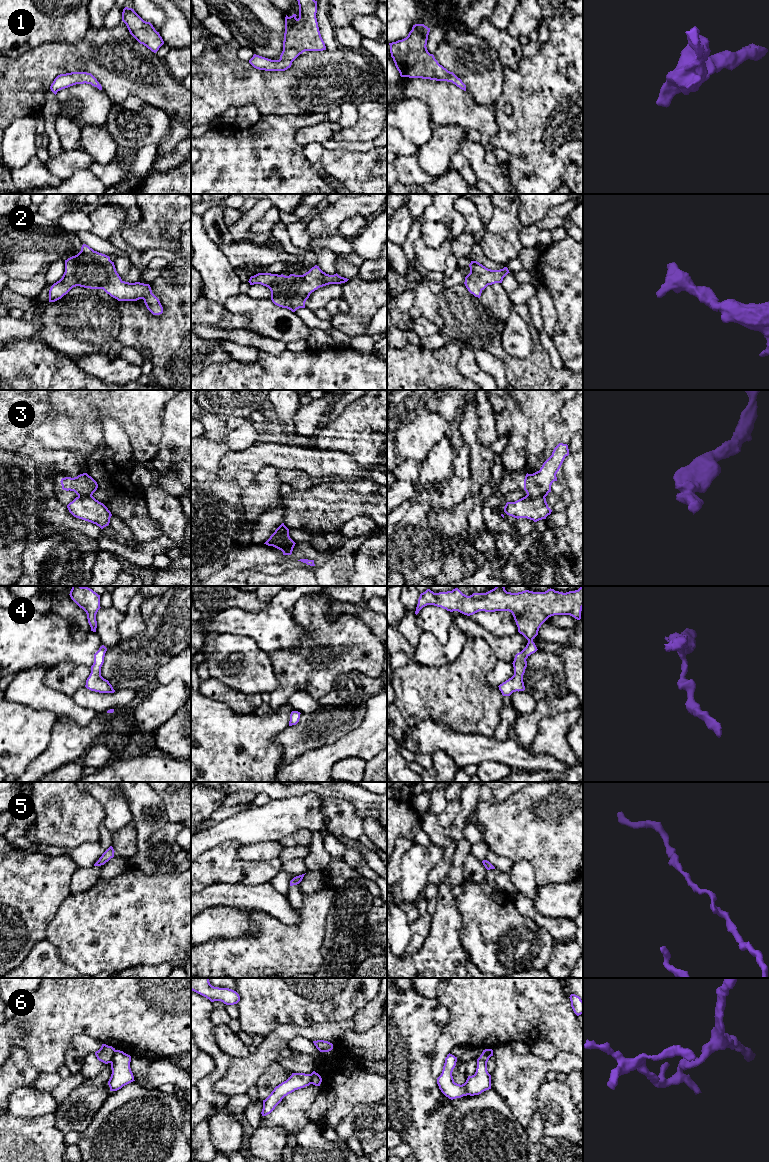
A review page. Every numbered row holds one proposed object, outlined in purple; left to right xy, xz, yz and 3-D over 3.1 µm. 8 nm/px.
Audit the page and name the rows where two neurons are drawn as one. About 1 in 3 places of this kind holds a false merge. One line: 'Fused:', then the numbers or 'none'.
Fused: 3, 6

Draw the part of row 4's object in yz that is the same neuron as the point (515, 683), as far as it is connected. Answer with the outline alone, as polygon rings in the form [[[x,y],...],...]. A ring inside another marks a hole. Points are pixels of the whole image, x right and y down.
[[[496,586],[486,593],[473,593],[470,596],[463,594],[458,588],[439,593],[427,589],[420,594],[415,614],[427,605],[441,607],[450,612],[458,611],[467,616],[479,611],[512,613],[518,632],[528,643],[515,655],[512,663],[514,675],[498,686],[503,696],[510,696],[513,692],[525,690],[523,675],[527,667],[526,659],[538,650],[533,639],[538,635],[541,625],[554,615],[570,615],[577,620],[581,619],[583,586],[566,593],[551,588],[545,592],[525,590],[511,593],[504,586]]]

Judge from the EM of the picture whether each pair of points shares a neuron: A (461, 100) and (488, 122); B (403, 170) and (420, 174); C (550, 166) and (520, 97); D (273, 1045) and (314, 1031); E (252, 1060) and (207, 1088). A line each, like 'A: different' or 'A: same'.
A: same
B: same
C: same
D: same
E: different

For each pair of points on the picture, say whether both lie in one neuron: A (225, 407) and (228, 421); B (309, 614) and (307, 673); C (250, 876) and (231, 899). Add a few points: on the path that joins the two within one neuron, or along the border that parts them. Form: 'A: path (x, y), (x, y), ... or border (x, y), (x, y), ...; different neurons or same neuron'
A: border (228, 415), (233, 417); different neurons
B: path (315, 629), (315, 658); same neuron
C: border (220, 882), (266, 883); different neurons

